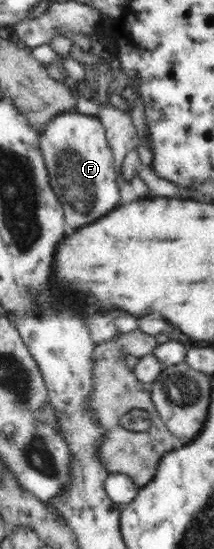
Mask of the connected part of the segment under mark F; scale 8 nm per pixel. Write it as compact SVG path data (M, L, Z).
M78 112L58 114L39 133L39 145L50 184L63 206L66 228L94 222L119 205L118 168L114 166L113 152L100 118Z

